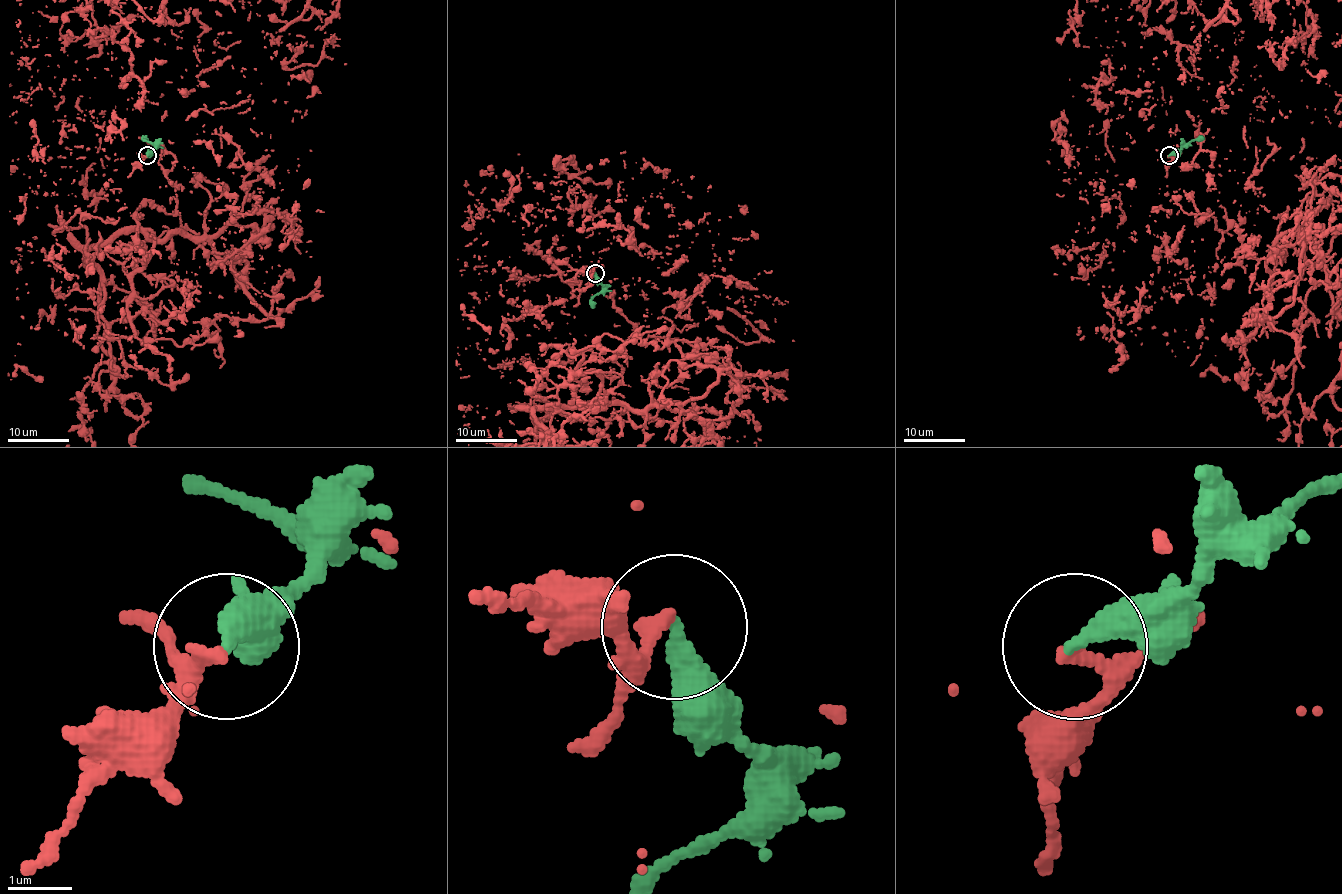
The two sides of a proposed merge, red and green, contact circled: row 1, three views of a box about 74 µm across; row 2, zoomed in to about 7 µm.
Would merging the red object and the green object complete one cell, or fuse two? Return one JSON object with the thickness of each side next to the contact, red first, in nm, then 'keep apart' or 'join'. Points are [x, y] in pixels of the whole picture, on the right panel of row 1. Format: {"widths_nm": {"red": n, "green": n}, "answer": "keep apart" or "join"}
{"widths_nm": {"red": 190, "green": 360}, "answer": "keep apart"}

